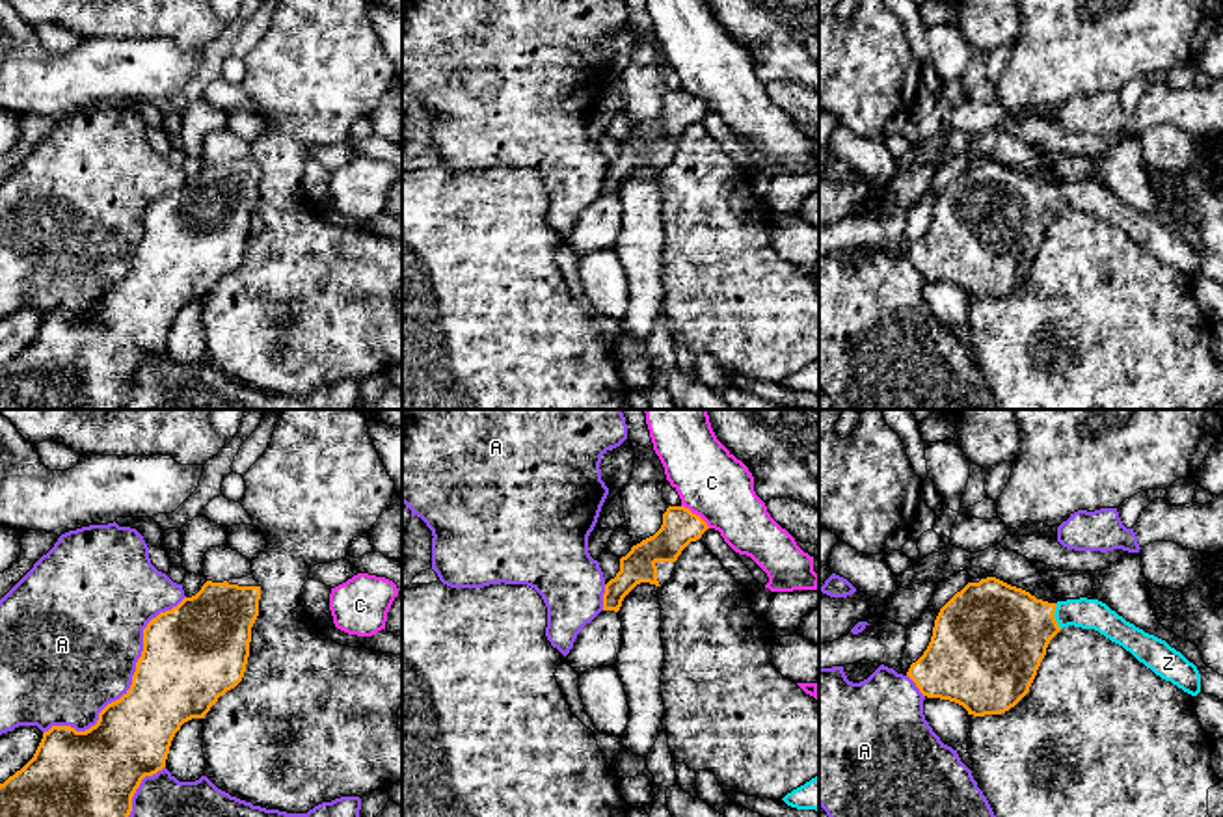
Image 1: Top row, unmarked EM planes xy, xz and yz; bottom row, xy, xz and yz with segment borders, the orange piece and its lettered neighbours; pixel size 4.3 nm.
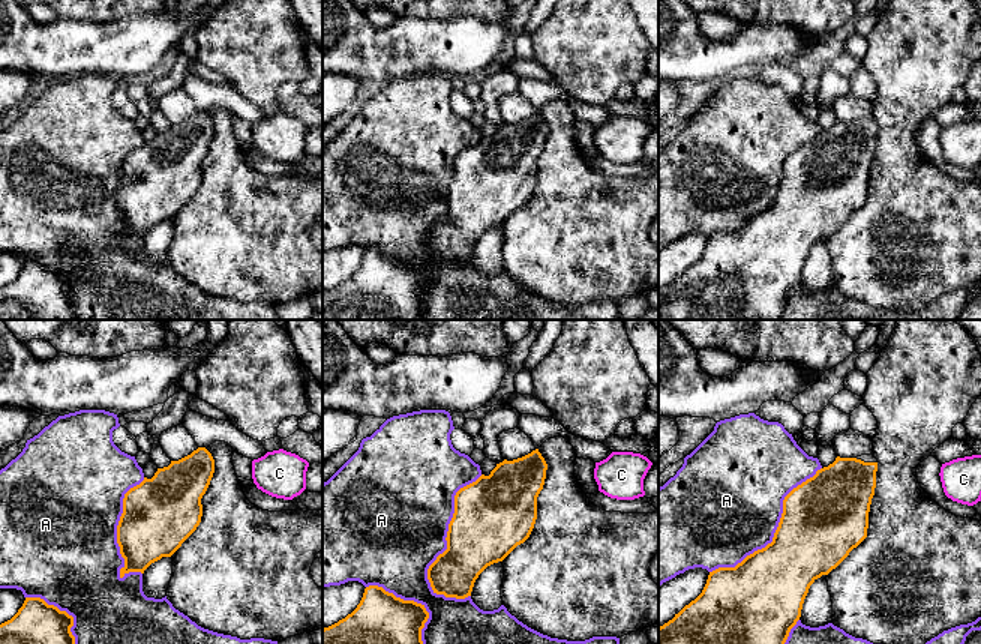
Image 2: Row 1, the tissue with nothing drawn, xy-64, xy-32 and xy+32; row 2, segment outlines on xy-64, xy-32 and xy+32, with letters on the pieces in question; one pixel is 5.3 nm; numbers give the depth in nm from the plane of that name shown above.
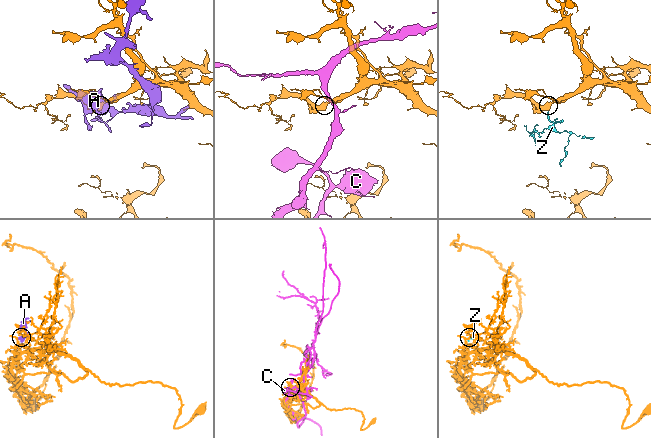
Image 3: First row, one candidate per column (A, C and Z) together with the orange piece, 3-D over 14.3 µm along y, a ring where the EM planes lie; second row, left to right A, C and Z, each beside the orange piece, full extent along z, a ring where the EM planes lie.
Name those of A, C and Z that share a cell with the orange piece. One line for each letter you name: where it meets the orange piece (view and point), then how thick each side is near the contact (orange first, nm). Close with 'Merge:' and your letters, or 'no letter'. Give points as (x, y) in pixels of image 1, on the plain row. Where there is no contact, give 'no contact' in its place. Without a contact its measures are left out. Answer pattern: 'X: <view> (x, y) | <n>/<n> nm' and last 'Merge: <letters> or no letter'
Z: yz (1054, 200) | 420/130 nm
Merge: Z

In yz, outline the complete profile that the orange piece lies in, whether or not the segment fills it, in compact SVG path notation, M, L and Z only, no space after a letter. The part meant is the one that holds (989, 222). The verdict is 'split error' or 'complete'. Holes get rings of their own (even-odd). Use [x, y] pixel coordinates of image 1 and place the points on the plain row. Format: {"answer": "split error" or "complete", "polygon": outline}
{"answer": "split error", "polygon": "M996 160L968 166L940 192L931 225L907 259L927 281L955 285L974 300L1001 298L1029 275L1050 223L1068 208L1098 214L1162 262L1201 275L1193 246L1106 186L1048 186Z"}

